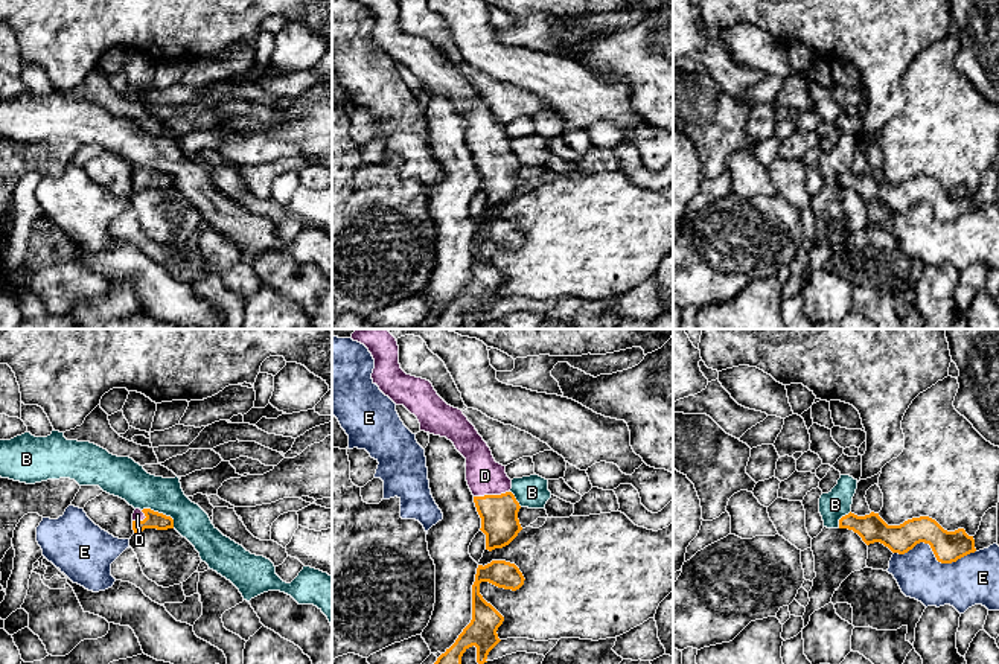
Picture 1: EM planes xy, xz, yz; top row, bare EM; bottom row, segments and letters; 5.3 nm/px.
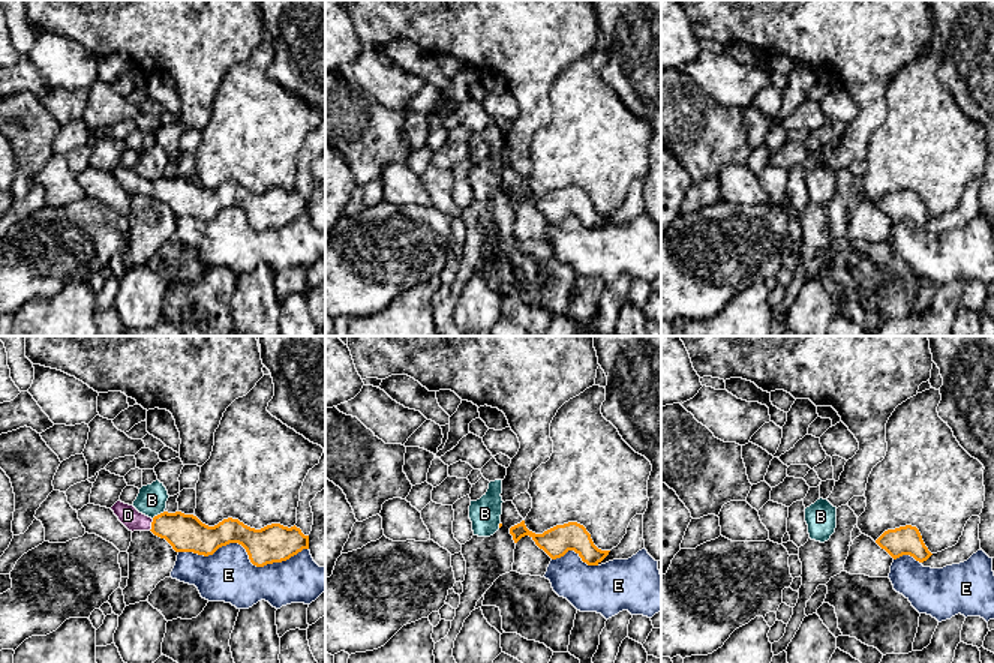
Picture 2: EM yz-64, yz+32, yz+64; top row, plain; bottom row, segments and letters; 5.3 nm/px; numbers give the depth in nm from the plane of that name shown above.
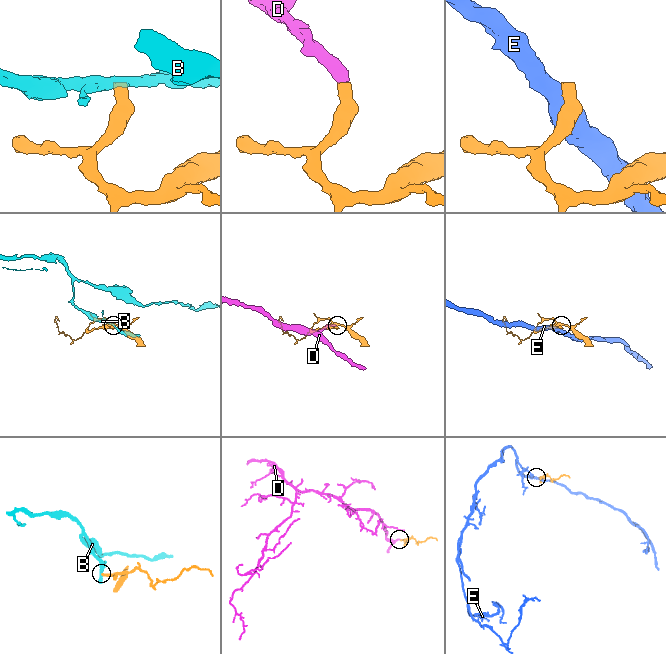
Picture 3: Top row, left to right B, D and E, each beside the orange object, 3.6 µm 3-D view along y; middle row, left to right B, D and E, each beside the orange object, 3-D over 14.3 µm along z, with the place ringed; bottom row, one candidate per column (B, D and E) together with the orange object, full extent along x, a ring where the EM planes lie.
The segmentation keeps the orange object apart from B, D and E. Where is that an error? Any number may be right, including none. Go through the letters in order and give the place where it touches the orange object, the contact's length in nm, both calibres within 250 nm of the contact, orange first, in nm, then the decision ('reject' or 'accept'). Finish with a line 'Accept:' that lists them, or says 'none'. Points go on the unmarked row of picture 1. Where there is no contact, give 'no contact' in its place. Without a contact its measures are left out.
B: contact xy (162, 172); length 200 nm; calibres 90 and 200 nm; reject
D: contact xz (491, 154); length 190 nm; calibres 200 and 190 nm; accept
E: contact yz (934, 212); length 440 nm; calibres 160 and 260 nm; reject
Accept: D

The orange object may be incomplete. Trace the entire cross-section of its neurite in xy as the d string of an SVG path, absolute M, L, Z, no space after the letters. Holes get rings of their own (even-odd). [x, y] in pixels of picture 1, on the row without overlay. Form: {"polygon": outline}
{"polygon": "M136 168L132 172L132 189L134 192L143 190L145 187L168 189L174 187L174 178L163 172L151 168Z"}

